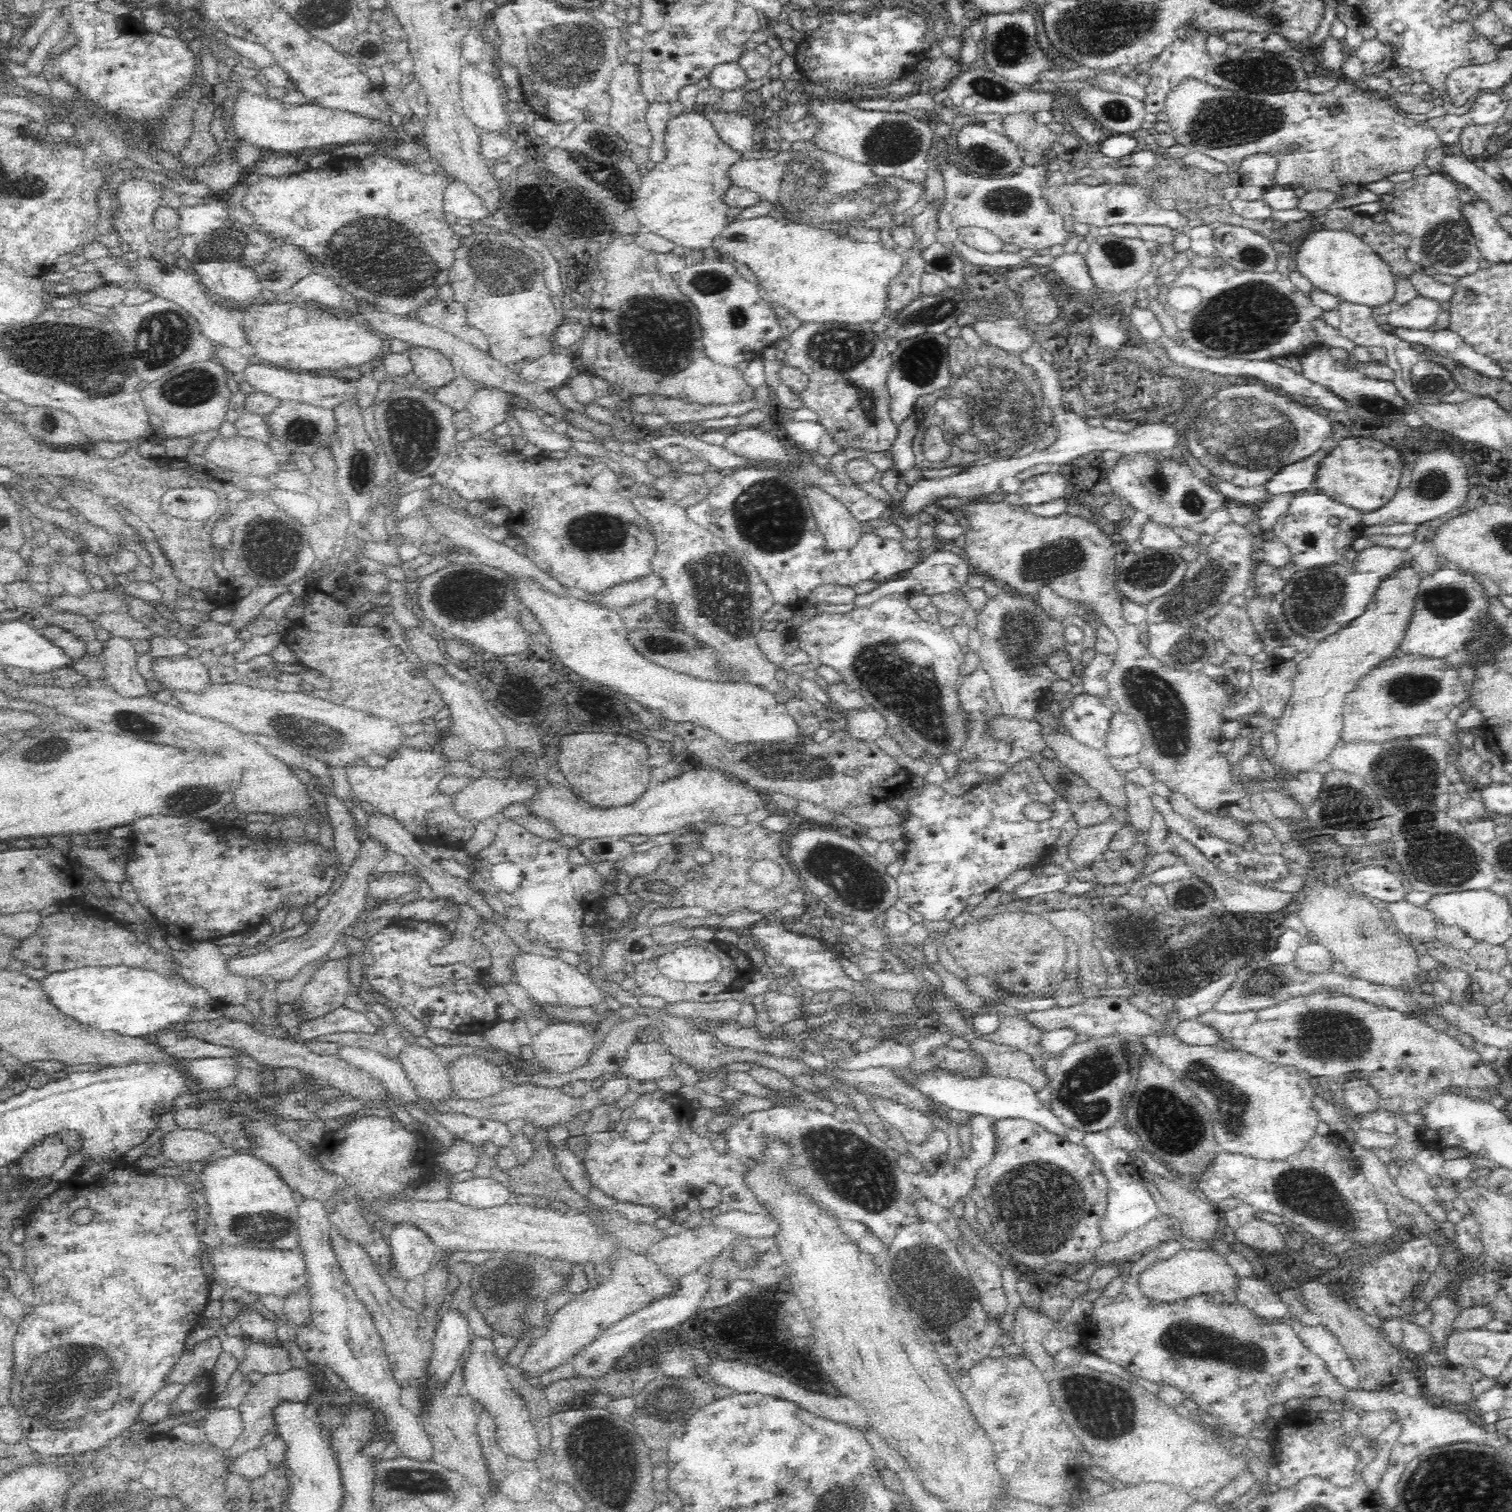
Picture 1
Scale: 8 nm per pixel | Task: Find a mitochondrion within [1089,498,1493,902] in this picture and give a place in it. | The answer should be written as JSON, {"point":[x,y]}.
{"point":[1408,775]}

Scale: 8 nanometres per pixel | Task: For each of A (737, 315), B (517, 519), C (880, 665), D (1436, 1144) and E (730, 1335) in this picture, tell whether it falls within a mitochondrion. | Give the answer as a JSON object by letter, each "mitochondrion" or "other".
{"A":"mitochondrion","B":"other","C":"mitochondrion","D":"other","E":"other"}

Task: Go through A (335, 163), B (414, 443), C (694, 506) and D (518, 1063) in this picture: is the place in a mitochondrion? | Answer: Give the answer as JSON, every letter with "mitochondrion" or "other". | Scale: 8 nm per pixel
{"A":"other","B":"mitochondrion","C":"other","D":"other"}

